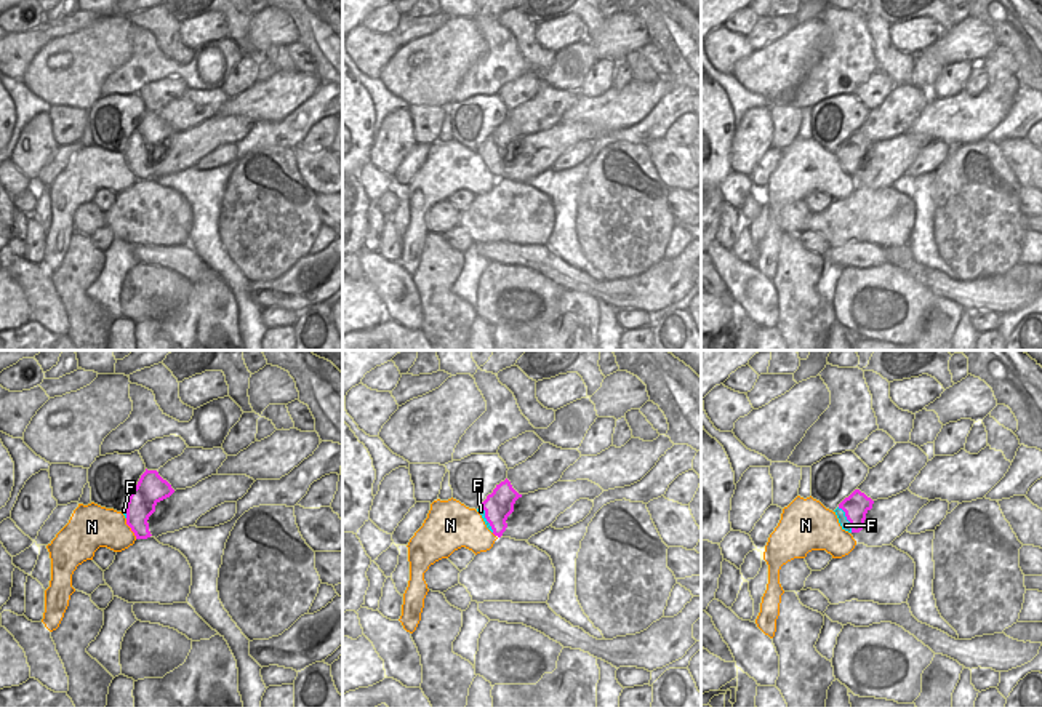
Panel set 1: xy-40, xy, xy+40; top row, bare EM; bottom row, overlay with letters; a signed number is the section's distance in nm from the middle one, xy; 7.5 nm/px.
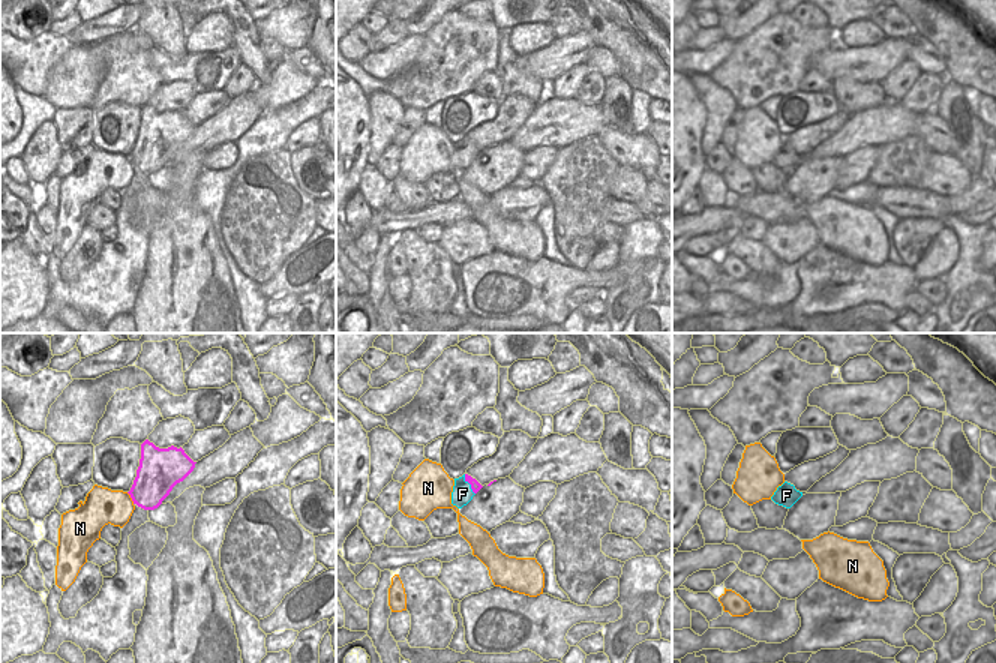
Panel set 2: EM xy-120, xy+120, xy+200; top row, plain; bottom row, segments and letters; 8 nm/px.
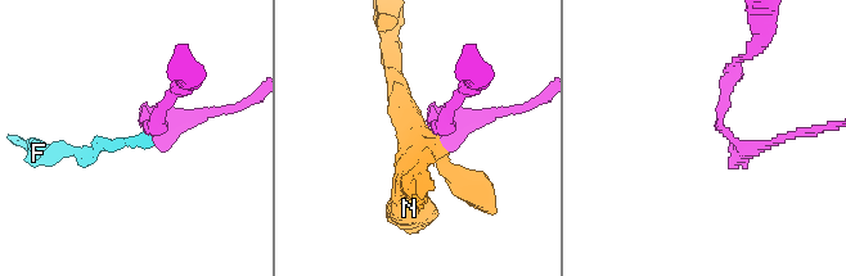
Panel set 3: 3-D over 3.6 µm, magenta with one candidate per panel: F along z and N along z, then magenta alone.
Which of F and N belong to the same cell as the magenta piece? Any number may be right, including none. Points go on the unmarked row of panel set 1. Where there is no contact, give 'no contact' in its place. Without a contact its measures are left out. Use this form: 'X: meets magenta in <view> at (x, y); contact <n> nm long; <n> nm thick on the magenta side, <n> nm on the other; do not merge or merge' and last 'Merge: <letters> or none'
F: meets magenta in xy+40 at (847, 160); contact 220 nm long; 190 nm thick on the magenta side, 70 nm on the other; merge
N: meets magenta in xy-40 at (130, 168); contact 180 nm long; 220 nm thick on the magenta side, 320 nm on the other; do not merge
Merge: F

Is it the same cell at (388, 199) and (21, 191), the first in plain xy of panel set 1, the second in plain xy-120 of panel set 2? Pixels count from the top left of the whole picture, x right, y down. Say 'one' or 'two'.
one

